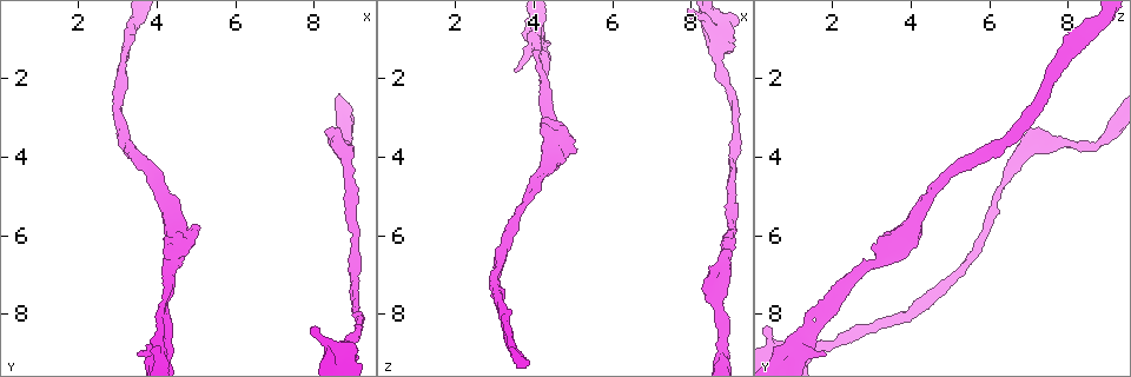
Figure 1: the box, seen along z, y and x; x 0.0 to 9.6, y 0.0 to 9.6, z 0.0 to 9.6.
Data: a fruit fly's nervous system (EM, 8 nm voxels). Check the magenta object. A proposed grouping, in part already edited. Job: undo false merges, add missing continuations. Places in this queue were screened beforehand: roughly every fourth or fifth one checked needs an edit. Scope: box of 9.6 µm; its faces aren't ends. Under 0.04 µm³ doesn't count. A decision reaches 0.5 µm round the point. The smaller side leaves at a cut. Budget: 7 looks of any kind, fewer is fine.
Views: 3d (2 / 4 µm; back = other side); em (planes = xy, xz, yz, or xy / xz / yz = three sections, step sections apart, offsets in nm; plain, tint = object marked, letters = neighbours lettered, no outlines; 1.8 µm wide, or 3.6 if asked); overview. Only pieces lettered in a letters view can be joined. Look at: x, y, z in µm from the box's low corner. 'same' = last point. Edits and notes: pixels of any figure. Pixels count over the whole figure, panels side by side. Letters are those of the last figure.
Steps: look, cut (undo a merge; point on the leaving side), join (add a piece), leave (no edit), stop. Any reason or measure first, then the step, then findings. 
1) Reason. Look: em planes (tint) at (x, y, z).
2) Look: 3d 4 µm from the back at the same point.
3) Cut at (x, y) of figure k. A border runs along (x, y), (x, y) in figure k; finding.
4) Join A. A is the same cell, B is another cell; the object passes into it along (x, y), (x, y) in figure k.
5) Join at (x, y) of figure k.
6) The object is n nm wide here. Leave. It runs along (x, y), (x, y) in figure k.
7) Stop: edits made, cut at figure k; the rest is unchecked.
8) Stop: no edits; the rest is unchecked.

Sudden change in width. Look: em yz step 4 (tint) at (4.35, 6.70, 2.95).

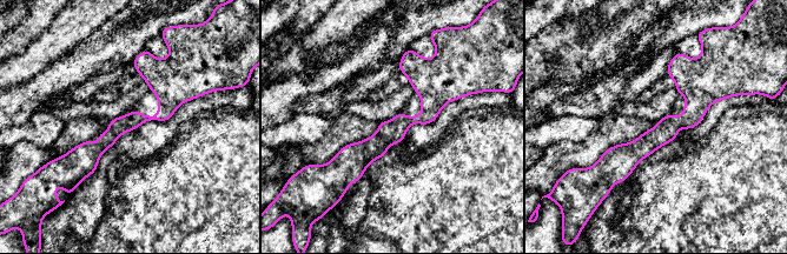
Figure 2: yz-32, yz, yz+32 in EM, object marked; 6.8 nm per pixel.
Look: em planes (letters) at the same point.

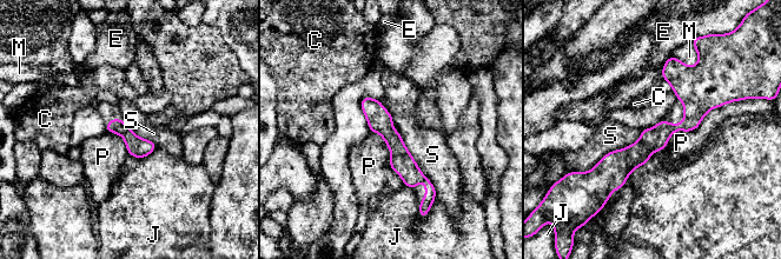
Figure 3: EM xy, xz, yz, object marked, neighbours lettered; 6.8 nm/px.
The longest contact is with P, 700 nm. Leave. C, E, J, M, P and S are other cells; continuous, no second neuron.

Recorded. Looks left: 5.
Touches itself. Look: 3d 4 µm at (3.95, 8.50, 1.05).

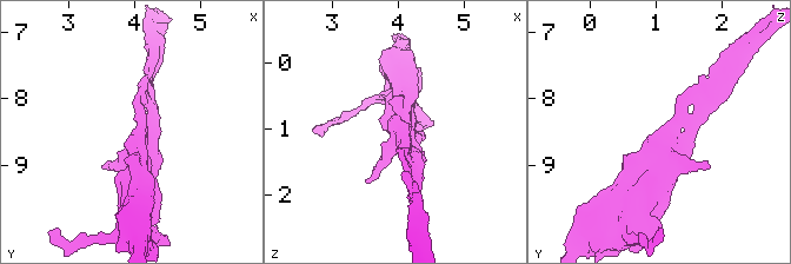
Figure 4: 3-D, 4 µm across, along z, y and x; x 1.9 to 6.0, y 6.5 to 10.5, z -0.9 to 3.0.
Shape alone is not enough. Look: em 3.6 µm xy step 16 (tint) at (4.00, 8.45, 1.10).

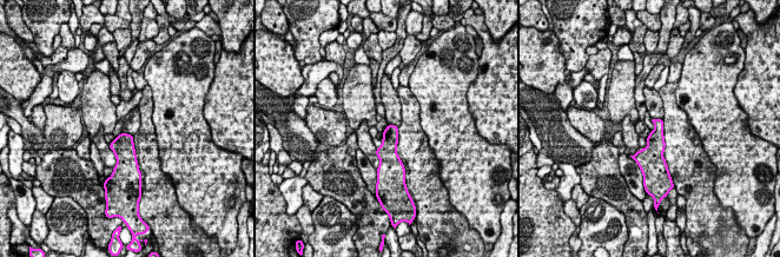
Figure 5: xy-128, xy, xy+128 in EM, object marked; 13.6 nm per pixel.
Look: em 3.6 µm planes (letters) at the same point.

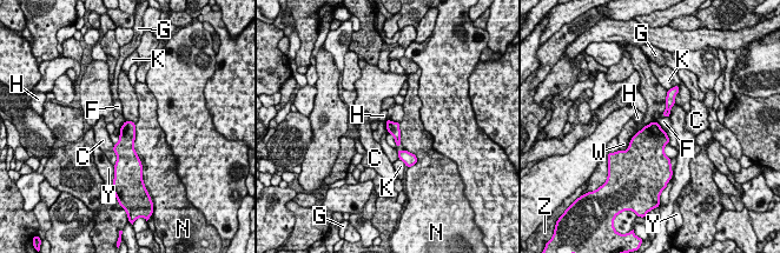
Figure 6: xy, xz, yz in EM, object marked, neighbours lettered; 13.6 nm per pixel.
The longest contact is with N, 550 nm. Leave. C, F, G, H, K, N, W, Y and Z are other cells; continuous, no second neuron.

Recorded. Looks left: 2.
Look: em planes (tint) at (8.90, 4.70, 6.35).

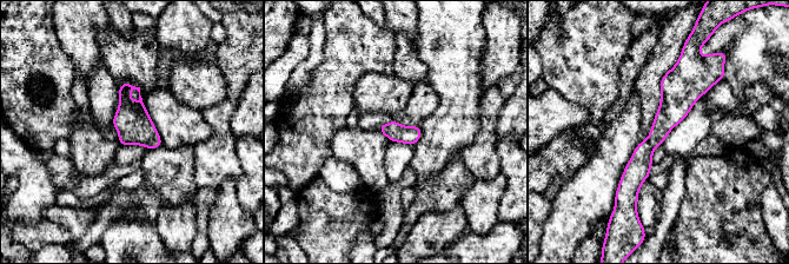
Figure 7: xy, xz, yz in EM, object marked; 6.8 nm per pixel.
Look: em planes (letters) at the same point.

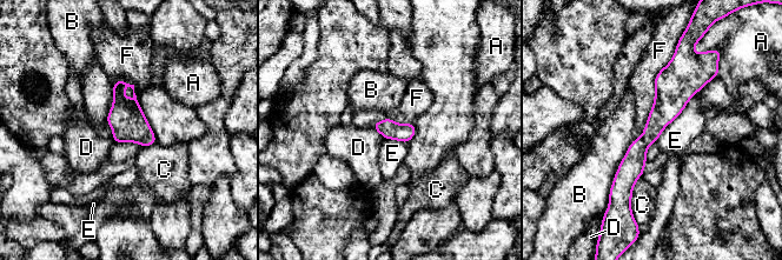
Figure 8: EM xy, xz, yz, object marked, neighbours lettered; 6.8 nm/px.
The longest contact is with F, 650 nm. Leave. A, B, C, D, E and F are other cells; one neuron here.

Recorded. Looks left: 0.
Stop: no edits; the rest is unchecked.

